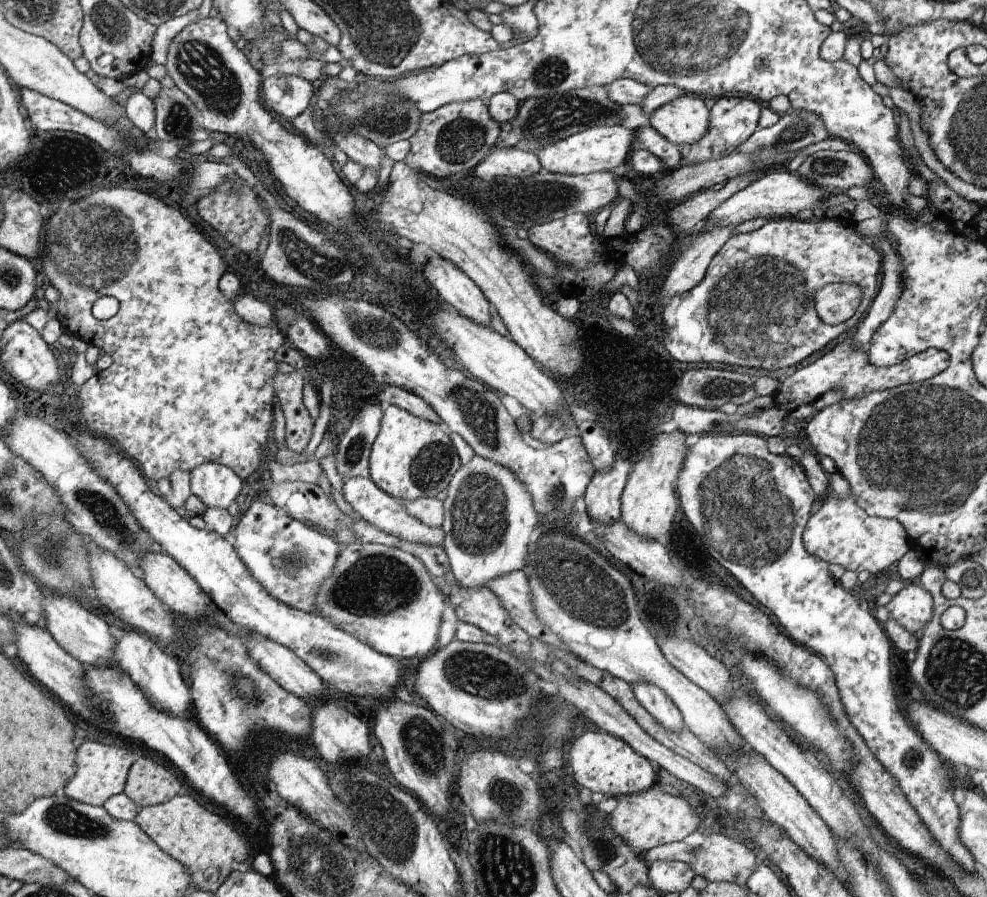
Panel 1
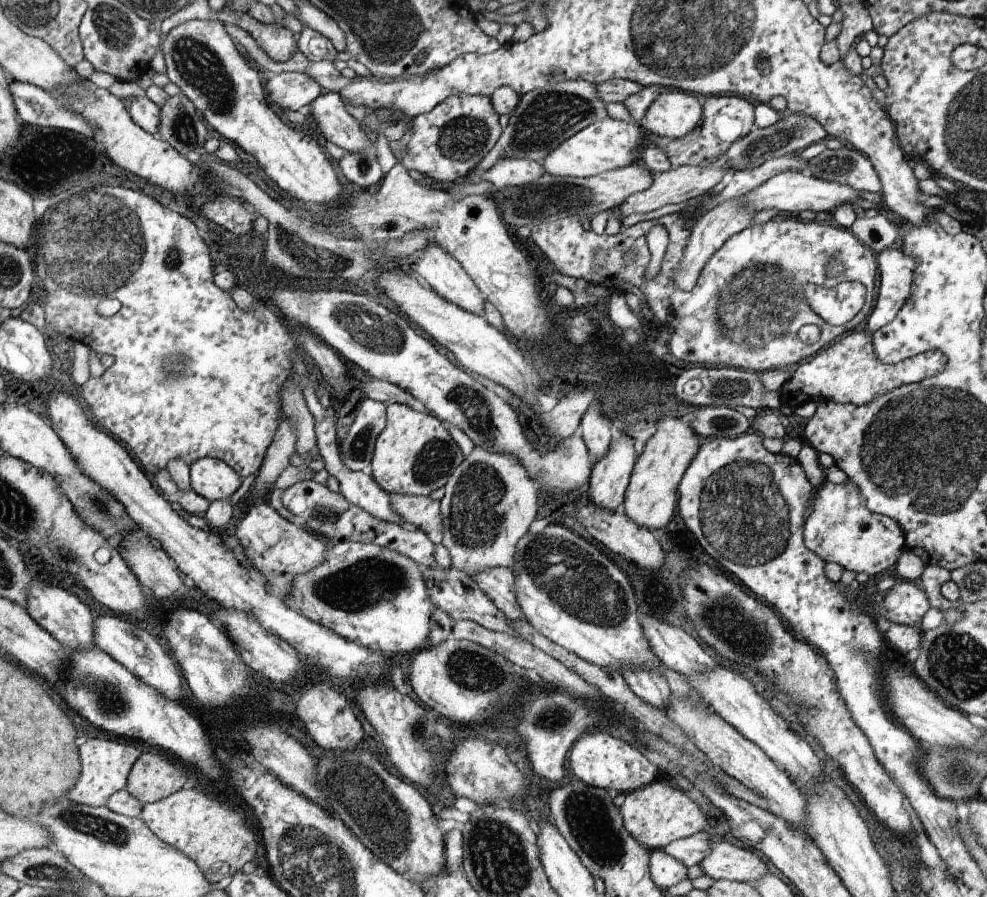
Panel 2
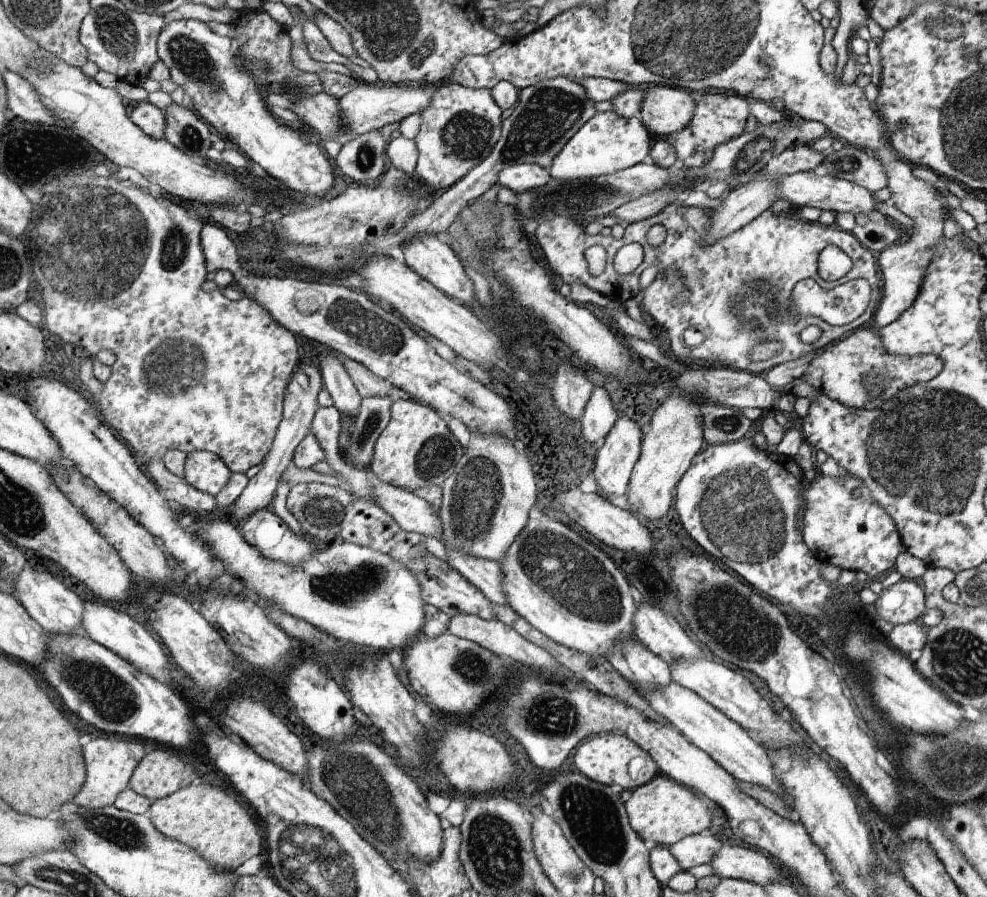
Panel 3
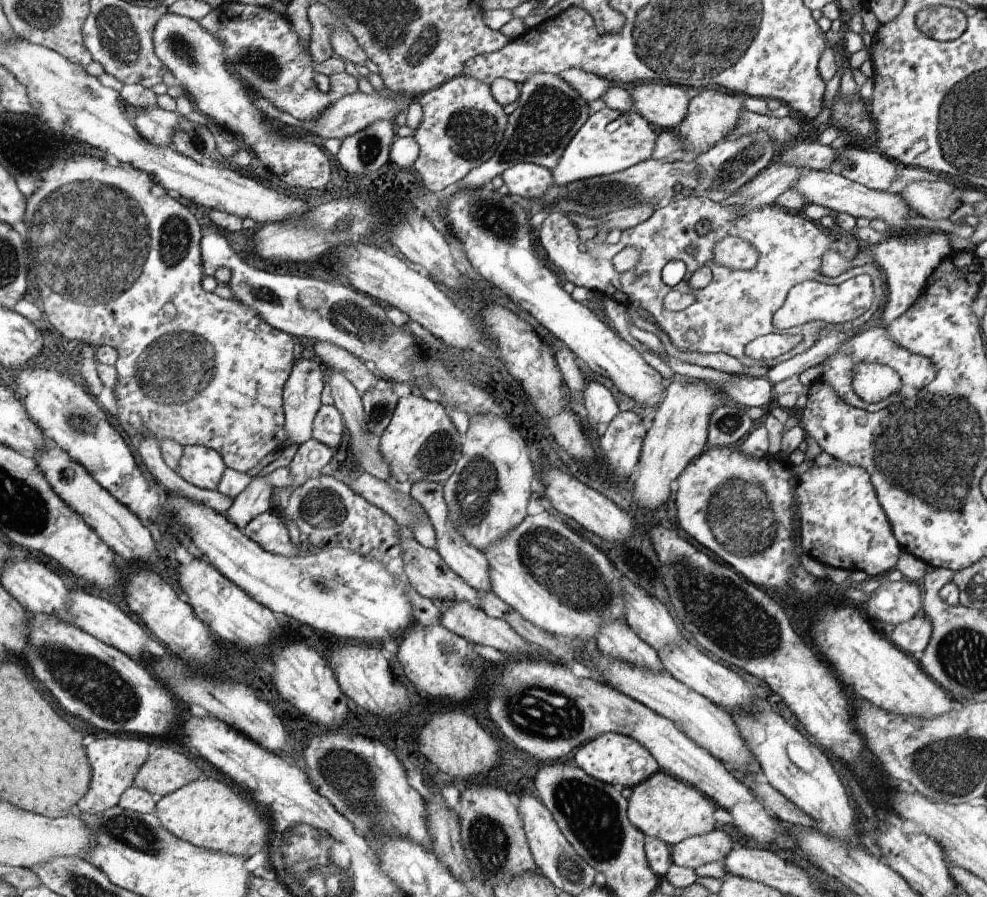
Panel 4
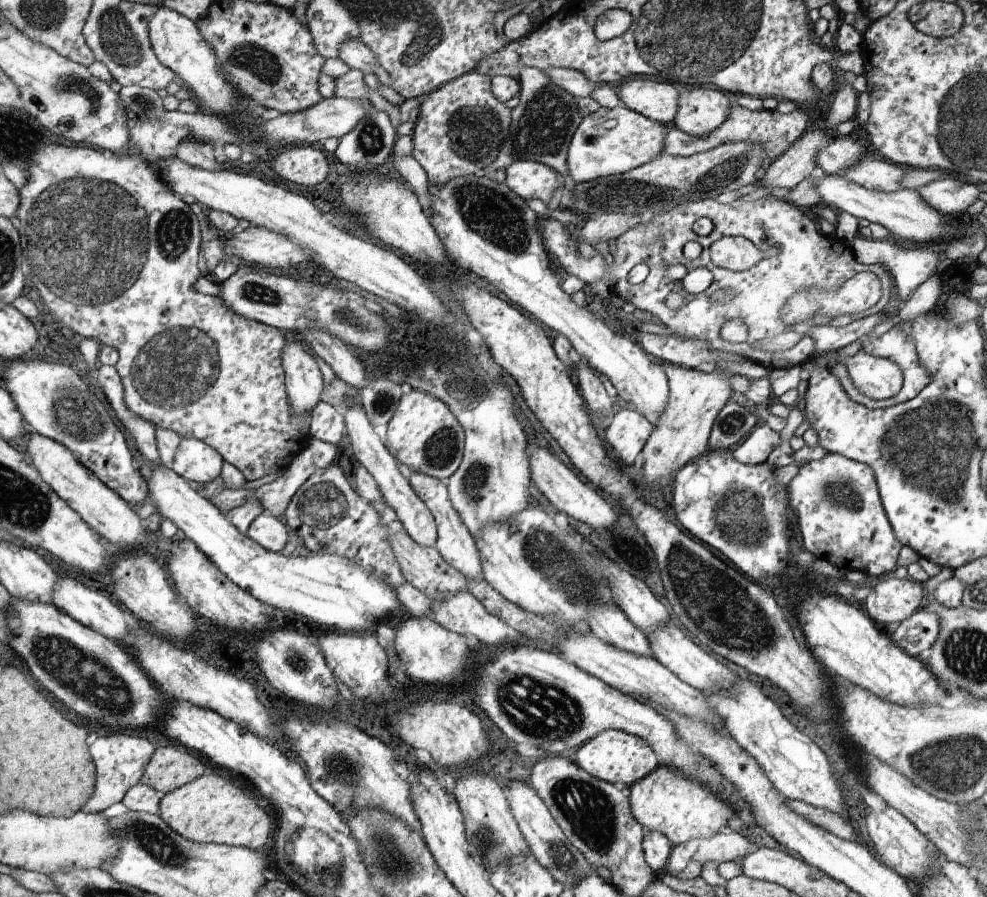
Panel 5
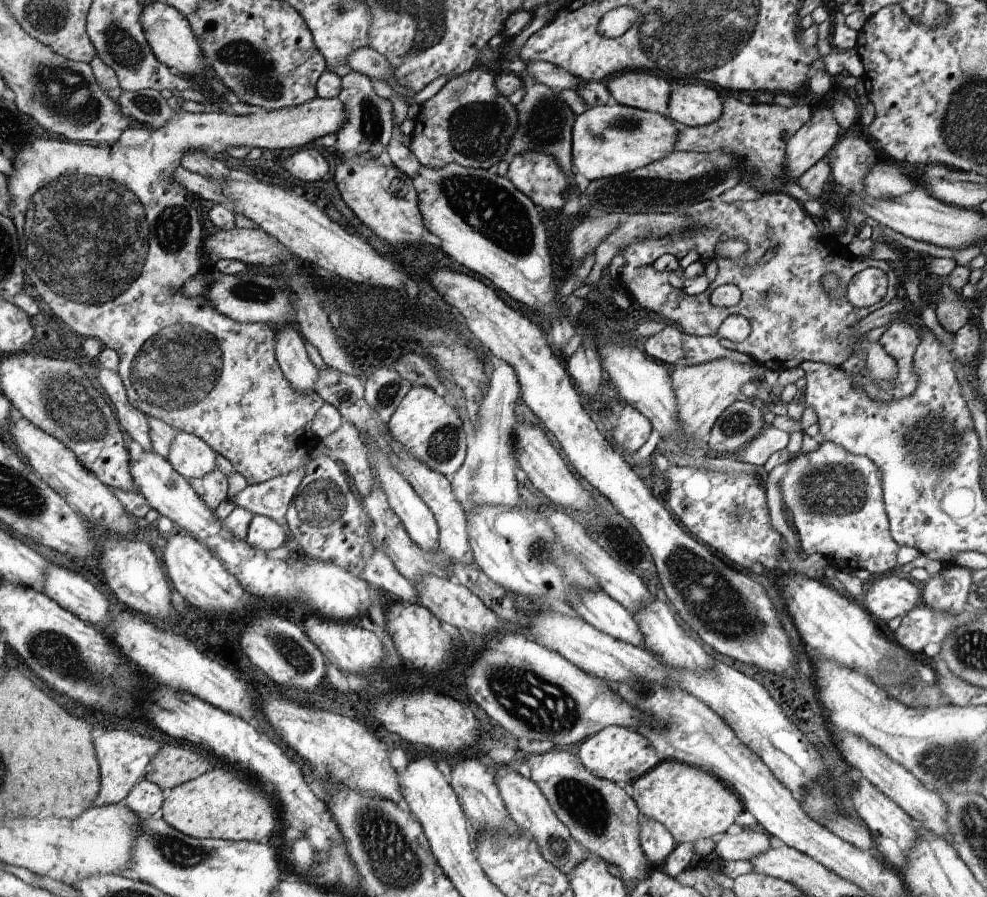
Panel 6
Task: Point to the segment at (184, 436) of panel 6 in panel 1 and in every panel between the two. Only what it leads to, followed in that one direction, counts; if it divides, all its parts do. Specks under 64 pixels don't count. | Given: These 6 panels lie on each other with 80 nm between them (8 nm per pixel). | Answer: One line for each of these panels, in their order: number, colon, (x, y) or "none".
1: (216, 485)
2: (211, 478)
3: (207, 472)
4: (202, 466)
5: (197, 461)

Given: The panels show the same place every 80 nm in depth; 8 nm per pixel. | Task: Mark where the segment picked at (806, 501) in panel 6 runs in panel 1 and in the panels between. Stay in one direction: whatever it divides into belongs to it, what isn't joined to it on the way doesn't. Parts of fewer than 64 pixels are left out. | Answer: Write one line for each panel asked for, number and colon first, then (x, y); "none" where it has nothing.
1: (841, 533)
2: (840, 529)
3: (843, 525)
4: (842, 524)
5: (841, 518)

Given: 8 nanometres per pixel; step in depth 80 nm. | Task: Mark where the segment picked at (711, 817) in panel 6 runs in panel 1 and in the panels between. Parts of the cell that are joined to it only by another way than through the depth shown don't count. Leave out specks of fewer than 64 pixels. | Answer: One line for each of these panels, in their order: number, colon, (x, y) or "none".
1: (652, 818)
2: (655, 815)
3: (663, 810)
4: (663, 806)
5: (665, 800)

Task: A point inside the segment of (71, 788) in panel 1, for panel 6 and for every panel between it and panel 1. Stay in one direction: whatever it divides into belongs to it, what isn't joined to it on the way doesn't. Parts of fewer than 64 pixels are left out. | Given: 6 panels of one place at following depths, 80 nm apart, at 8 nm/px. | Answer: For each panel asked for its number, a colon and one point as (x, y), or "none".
2: (105, 765)
3: (110, 765)
4: (117, 760)
5: (122, 759)
6: (125, 756)

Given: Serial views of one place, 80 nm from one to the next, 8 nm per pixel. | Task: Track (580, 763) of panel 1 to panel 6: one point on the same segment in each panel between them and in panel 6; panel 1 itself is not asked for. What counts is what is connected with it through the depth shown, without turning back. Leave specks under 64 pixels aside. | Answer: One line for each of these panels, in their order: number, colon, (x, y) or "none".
2: (598, 760)
3: (610, 759)
4: (614, 758)
5: (615, 756)
6: (619, 754)

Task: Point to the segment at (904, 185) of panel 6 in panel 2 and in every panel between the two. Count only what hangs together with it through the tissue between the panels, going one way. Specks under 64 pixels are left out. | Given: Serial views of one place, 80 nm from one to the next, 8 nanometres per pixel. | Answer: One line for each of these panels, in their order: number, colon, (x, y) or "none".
2: (847, 166)
3: (850, 163)
4: (874, 170)
5: (873, 173)

